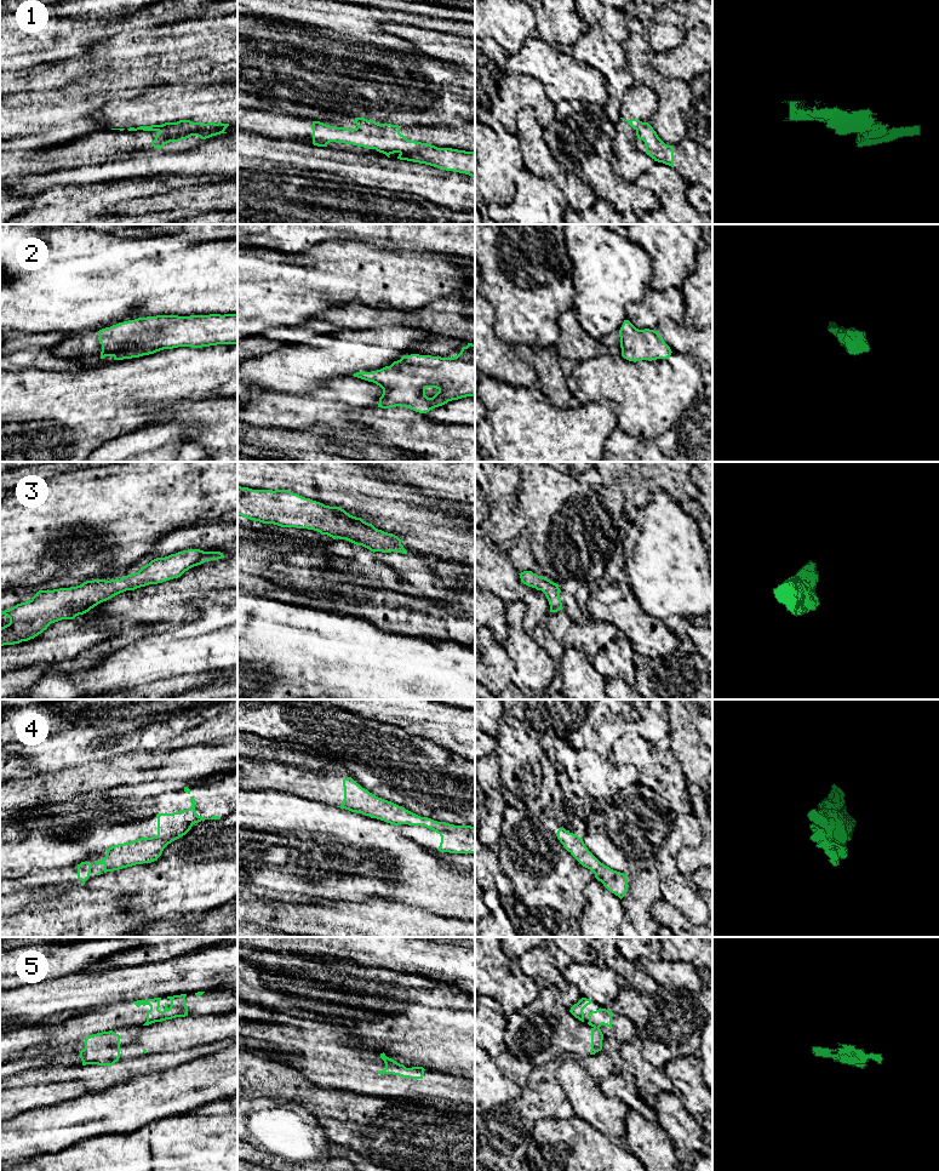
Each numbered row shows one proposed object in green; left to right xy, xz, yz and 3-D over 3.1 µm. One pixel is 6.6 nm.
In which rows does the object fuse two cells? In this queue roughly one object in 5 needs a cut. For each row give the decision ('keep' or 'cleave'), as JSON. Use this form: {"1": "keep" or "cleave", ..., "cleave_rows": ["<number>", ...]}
{"1": "cleave", "2": "keep", "3": "keep", "4": "keep", "5": "cleave", "cleave_rows": ["1", "5"]}

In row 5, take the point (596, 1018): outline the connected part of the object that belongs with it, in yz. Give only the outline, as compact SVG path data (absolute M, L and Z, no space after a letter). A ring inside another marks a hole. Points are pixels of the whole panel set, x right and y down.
M599 1009L588 1013L588 1024L595 1028L600 1028L602 1024L612 1028L612 1011L606 1009Z

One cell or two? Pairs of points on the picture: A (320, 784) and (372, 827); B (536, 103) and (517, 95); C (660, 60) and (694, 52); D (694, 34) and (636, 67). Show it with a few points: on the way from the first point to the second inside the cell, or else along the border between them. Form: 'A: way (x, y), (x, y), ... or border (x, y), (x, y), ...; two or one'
A: border (318, 801), (336, 806); two
B: way (531, 98), (527, 95), (522, 95); one
C: way (669, 60), (686, 60); one
D: border (648, 56), (652, 66), (662, 76), (671, 78); two

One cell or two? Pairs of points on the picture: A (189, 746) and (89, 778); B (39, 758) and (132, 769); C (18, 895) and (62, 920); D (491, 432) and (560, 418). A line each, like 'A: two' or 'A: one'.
A: one
B: two
C: two
D: one

